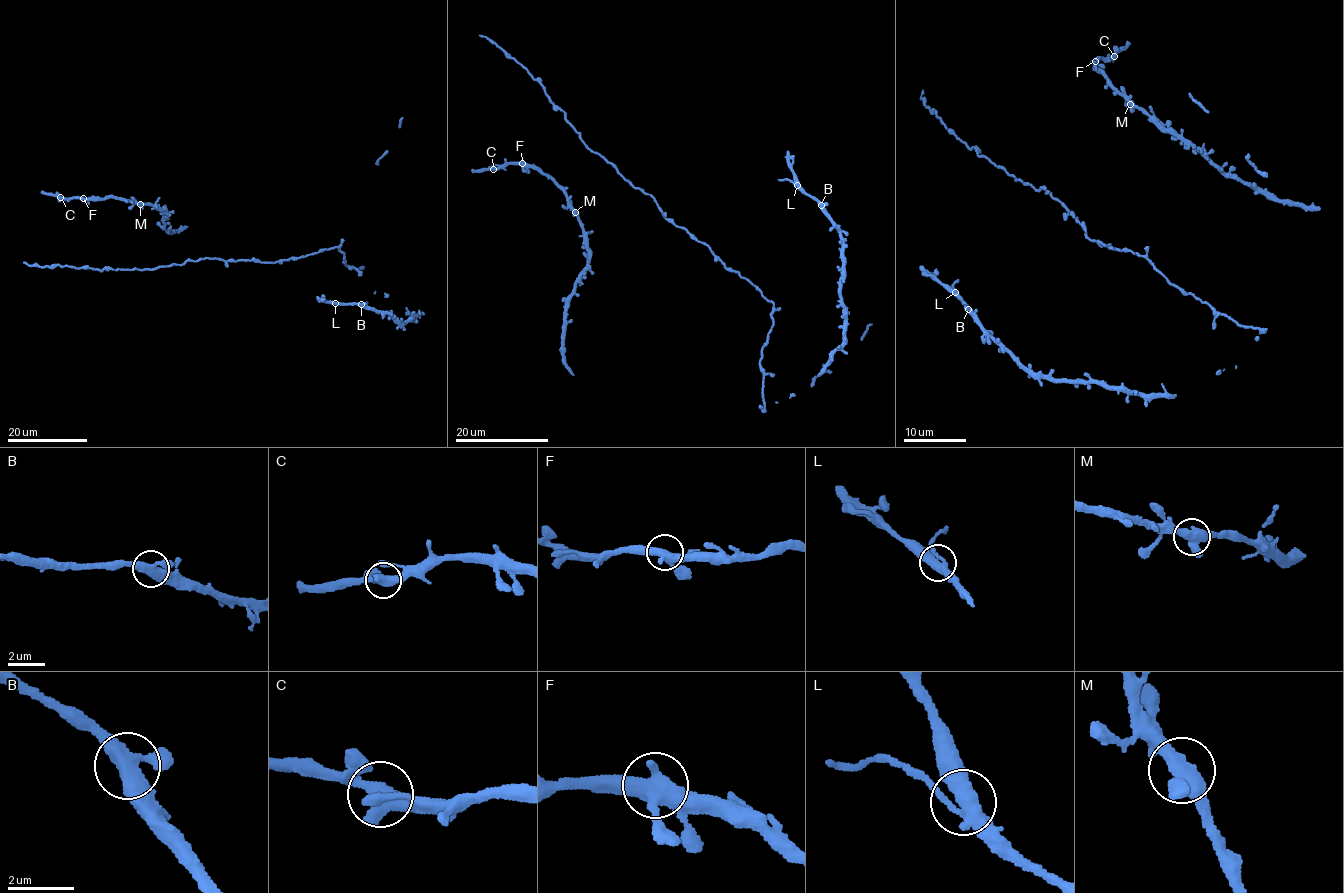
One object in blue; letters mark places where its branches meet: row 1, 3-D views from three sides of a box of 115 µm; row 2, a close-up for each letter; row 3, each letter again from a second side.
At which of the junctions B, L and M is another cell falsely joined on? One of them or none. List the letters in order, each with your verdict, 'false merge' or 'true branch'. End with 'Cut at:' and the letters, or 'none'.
B: true branch
L: true branch
M: true branch
Cut at: none

